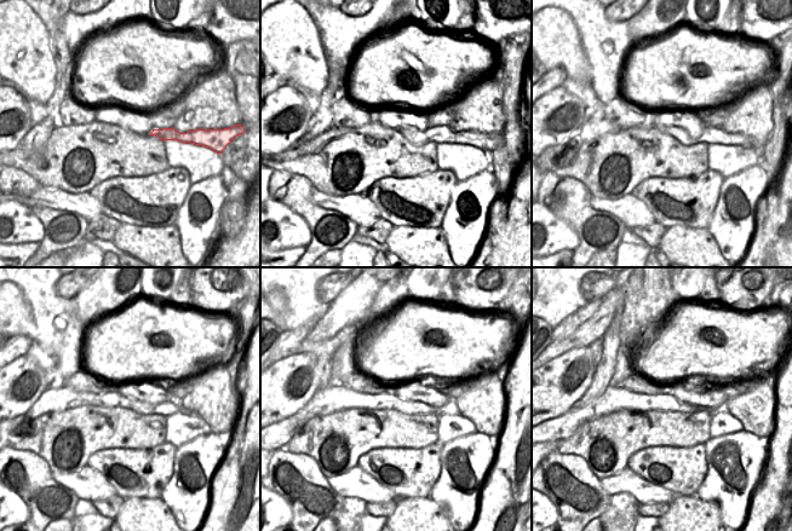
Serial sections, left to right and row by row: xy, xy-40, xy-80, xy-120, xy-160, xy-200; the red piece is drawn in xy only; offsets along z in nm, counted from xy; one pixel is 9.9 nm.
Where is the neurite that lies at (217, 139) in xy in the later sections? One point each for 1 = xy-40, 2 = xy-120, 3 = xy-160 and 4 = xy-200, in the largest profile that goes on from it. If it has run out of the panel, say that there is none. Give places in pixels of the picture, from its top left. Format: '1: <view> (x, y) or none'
1: xy-40 (487, 142)
2: xy-120 (64, 398)
3: xy-160 (326, 400)
4: xy-200 (614, 398)

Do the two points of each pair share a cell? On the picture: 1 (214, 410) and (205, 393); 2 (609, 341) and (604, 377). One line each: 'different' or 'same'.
1: same
2: same

